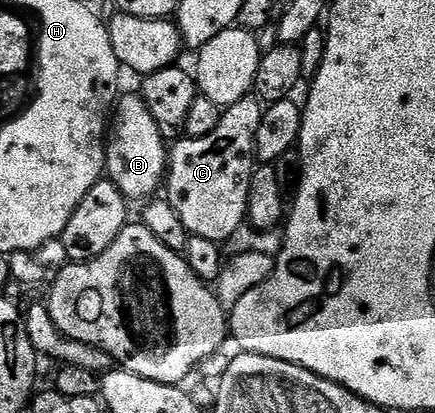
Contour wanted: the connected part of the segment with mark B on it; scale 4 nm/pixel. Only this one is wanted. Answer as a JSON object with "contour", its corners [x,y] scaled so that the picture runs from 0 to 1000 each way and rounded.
{"contour":[[[283,225],[269,240],[241,351],[241,419],[285,477],[317,489],[352,477],[384,424],[382,339],[370,329],[361,295],[315,225]]]}

